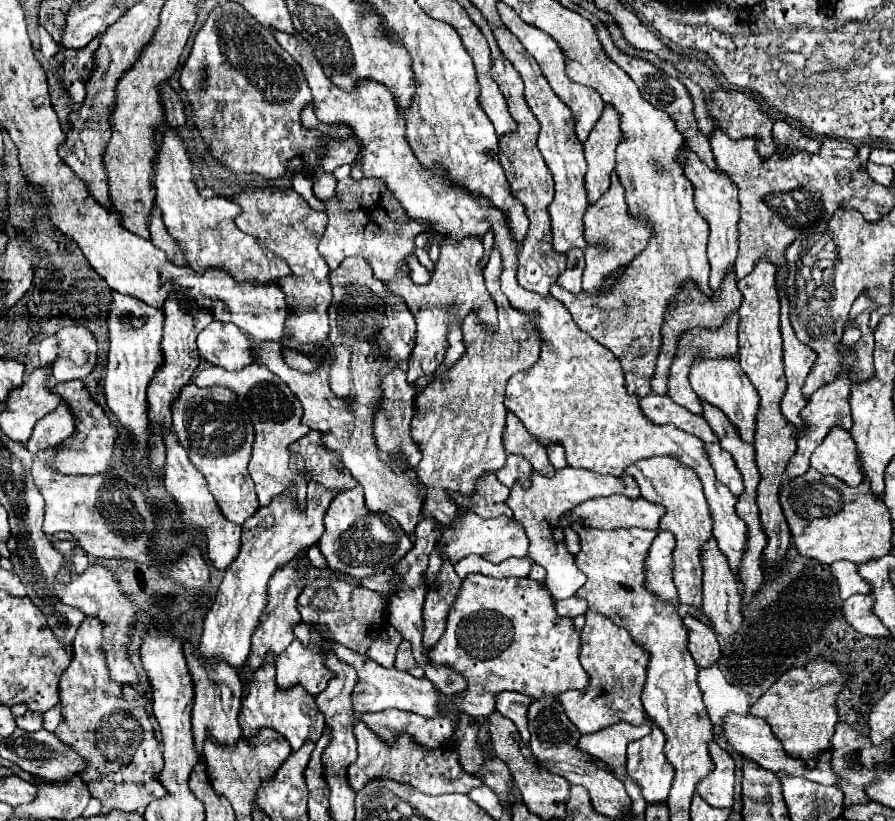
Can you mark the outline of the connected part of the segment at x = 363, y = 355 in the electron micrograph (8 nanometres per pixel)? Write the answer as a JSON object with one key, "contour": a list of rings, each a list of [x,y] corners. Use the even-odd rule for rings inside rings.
{"contour":[[[347,257],[337,269],[329,273],[333,287],[333,303],[329,307],[331,333],[327,339],[327,365],[315,373],[315,377],[303,377],[295,373],[283,361],[285,343],[253,343],[255,363],[265,365],[279,375],[291,391],[301,399],[305,415],[303,423],[321,433],[321,441],[327,449],[339,455],[335,467],[349,471],[365,489],[365,505],[371,511],[381,511],[397,519],[403,531],[413,533],[421,517],[423,485],[415,481],[415,471],[395,475],[377,457],[373,441],[373,409],[381,397],[379,383],[395,367],[407,371],[407,361],[415,345],[415,319],[405,301],[385,291],[383,281],[375,279],[367,261],[361,257]]]}

